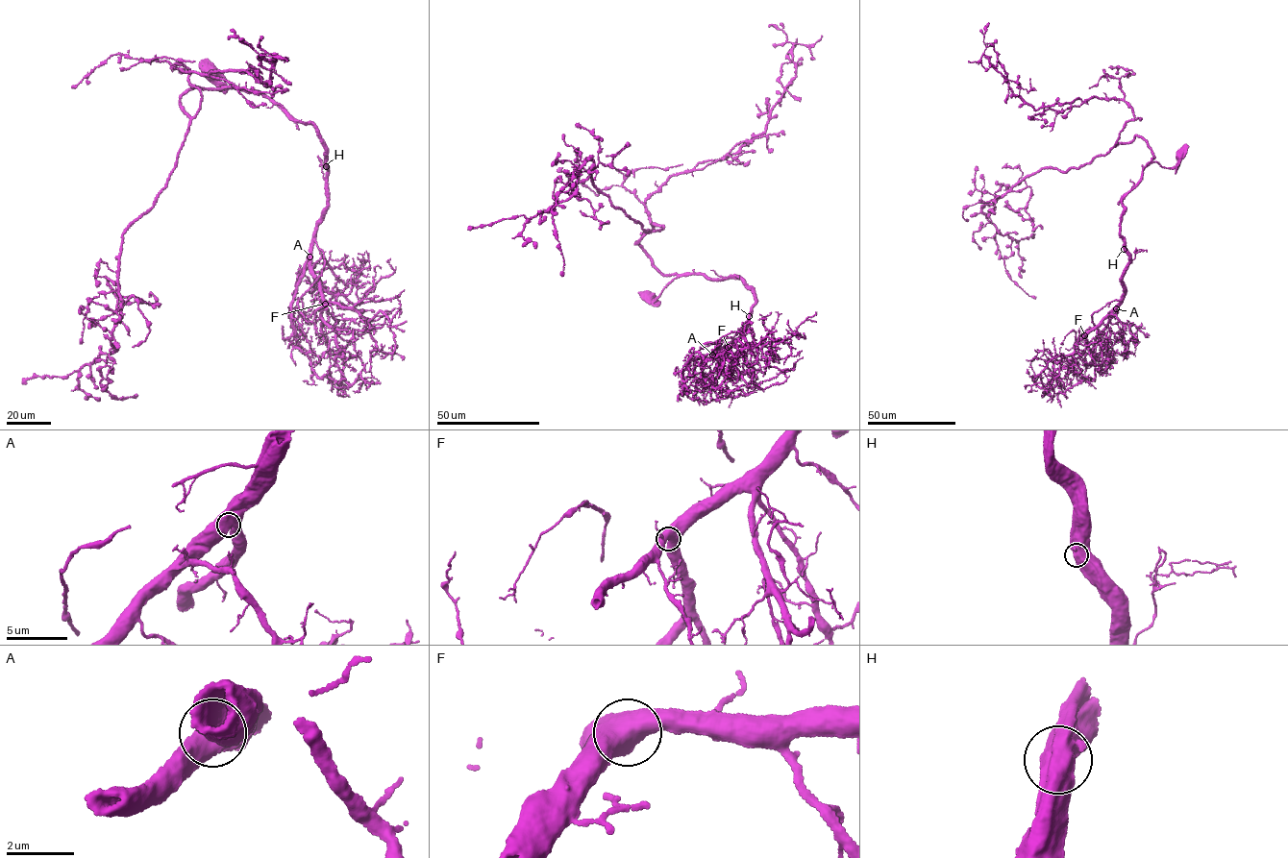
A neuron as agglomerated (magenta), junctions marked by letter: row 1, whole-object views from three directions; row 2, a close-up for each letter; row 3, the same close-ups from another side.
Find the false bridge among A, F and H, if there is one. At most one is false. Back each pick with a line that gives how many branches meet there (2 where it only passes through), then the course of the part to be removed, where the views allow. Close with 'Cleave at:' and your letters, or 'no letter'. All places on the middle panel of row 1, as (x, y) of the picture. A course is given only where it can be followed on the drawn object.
Cleave at: no letter

